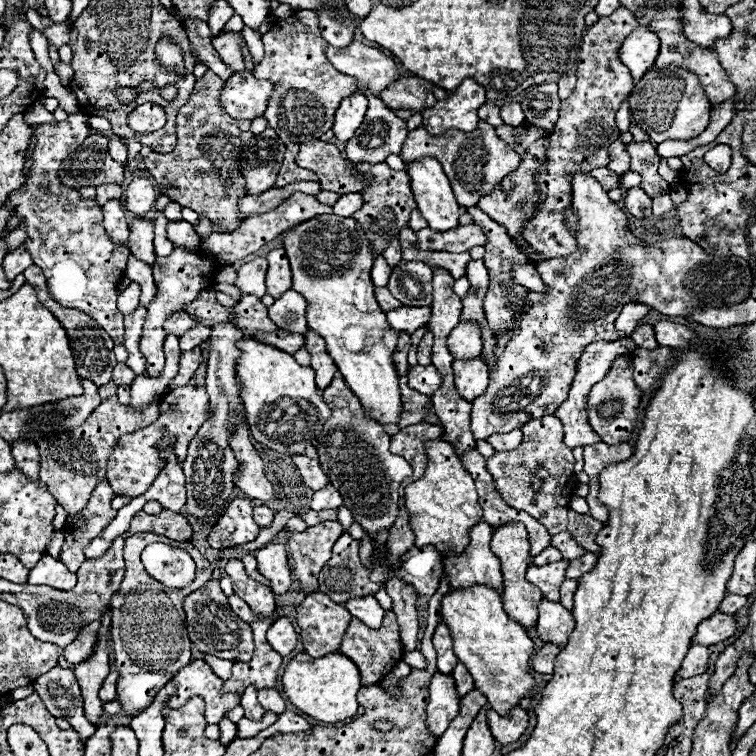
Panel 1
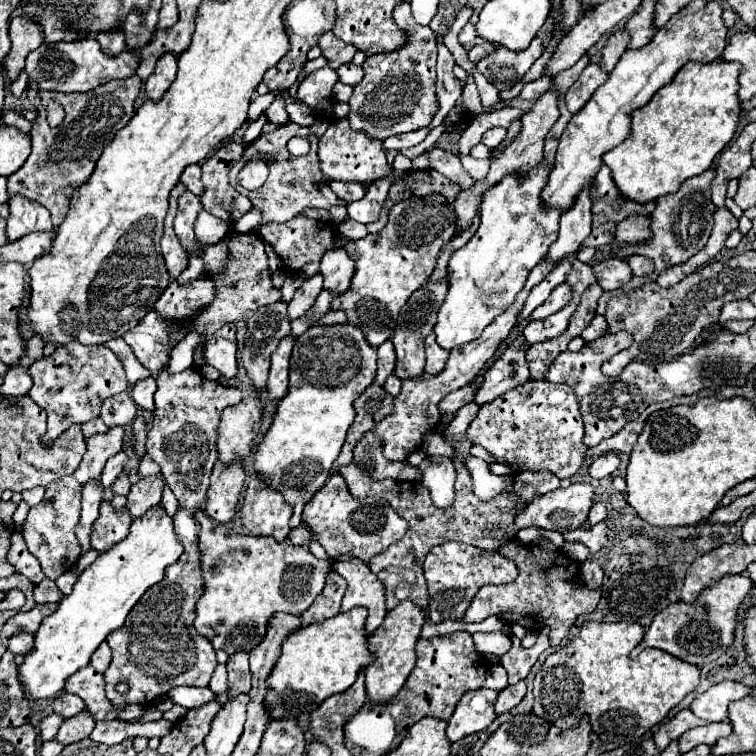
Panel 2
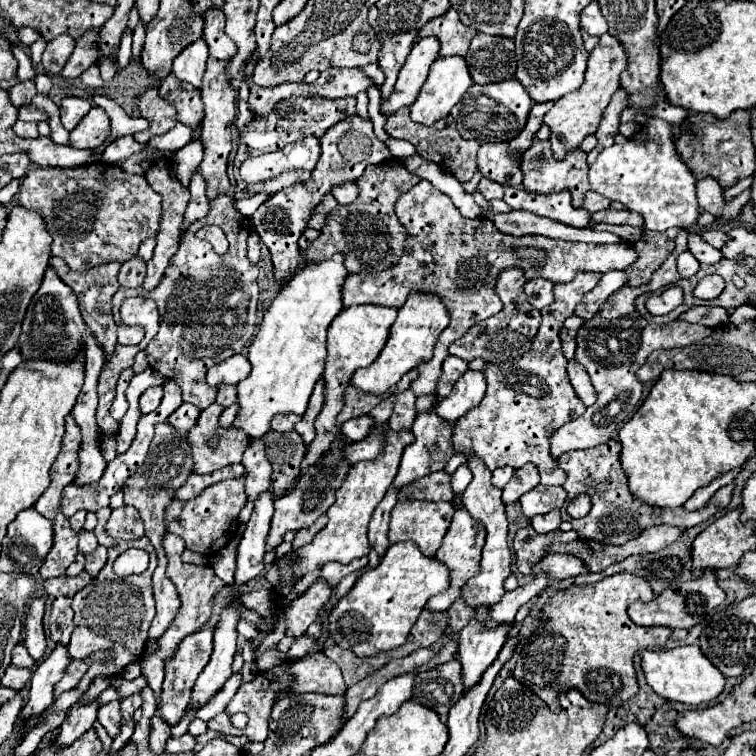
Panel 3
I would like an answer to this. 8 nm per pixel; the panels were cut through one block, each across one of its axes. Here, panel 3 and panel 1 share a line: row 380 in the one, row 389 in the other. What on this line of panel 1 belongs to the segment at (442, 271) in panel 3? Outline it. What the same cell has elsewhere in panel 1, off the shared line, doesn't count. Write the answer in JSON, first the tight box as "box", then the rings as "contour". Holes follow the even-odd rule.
{"box":[408,366,442,396],"contour":[[[412,366],[408,368],[408,386],[420,394],[428,394],[432,396],[438,388],[440,388],[442,380],[440,374],[434,366]]]}

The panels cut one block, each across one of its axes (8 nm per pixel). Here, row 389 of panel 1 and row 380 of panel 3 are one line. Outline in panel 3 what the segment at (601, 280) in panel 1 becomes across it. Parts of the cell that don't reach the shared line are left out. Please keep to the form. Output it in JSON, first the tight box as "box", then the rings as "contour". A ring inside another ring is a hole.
{"box":[452,272,600,484],"contour":[[[582,272],[568,284],[556,284],[554,304],[542,310],[542,322],[530,352],[506,364],[488,364],[484,370],[488,388],[482,404],[468,410],[468,416],[462,416],[454,426],[452,444],[456,452],[478,454],[490,470],[500,466],[522,468],[530,462],[536,464],[542,484],[564,484],[564,470],[560,470],[550,454],[550,436],[562,424],[582,416],[586,406],[568,380],[568,360],[562,352],[560,328],[564,320],[574,314],[576,304],[600,282],[600,276],[598,272]]]}

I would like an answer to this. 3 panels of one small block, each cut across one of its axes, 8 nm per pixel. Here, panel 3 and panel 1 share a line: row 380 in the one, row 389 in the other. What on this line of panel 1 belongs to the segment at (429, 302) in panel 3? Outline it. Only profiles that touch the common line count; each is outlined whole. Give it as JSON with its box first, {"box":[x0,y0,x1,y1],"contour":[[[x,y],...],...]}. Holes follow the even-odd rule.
{"box":[280,216,400,424],"contour":[[[316,216],[280,234],[288,254],[294,290],[306,298],[308,328],[326,340],[330,356],[336,360],[348,388],[360,398],[366,416],[380,424],[394,424],[400,418],[398,376],[392,364],[398,334],[388,332],[386,316],[374,298],[370,268],[374,254],[364,240],[364,232],[352,218]]]}

